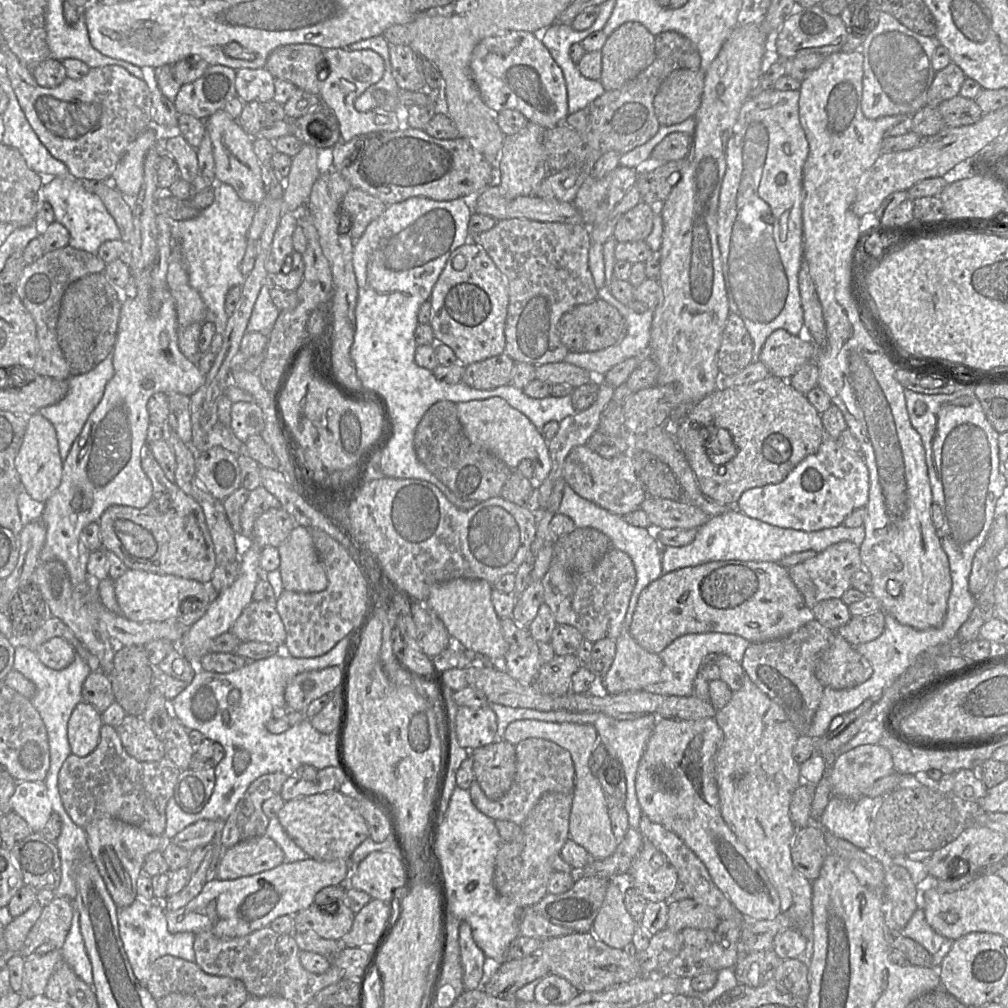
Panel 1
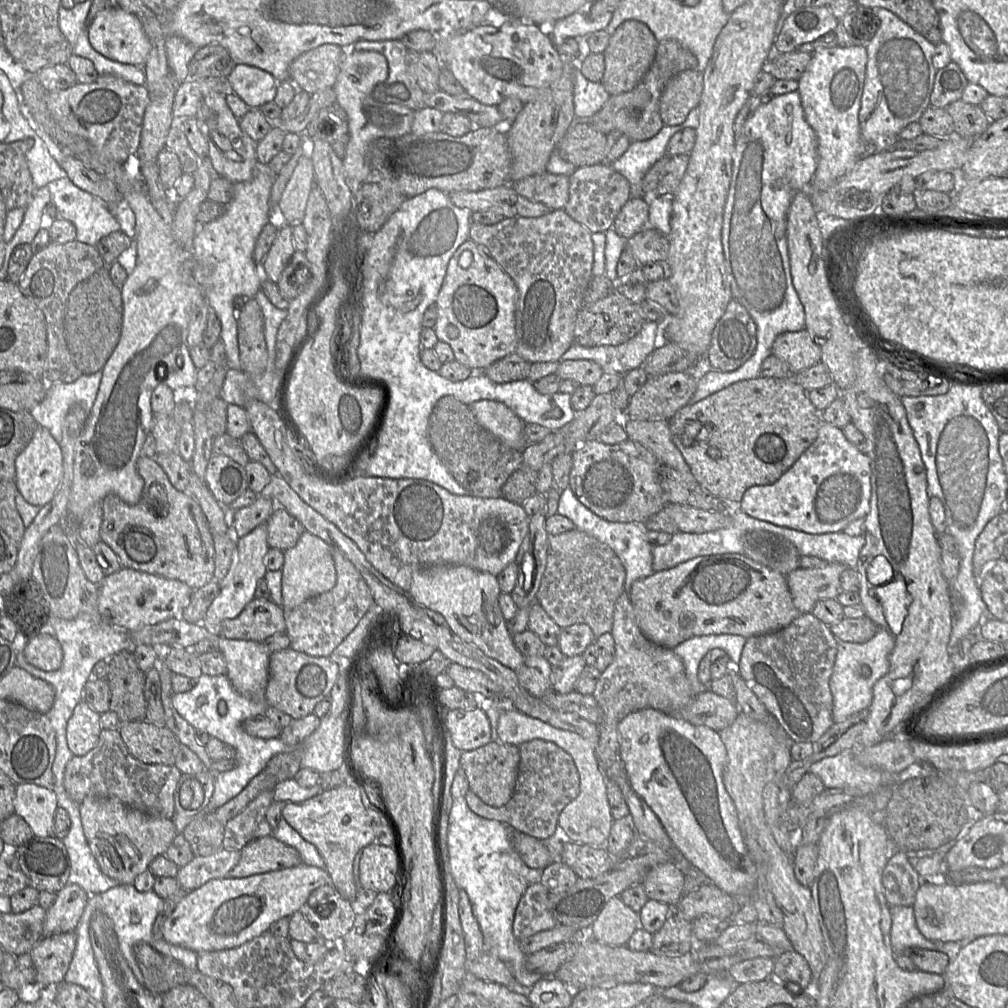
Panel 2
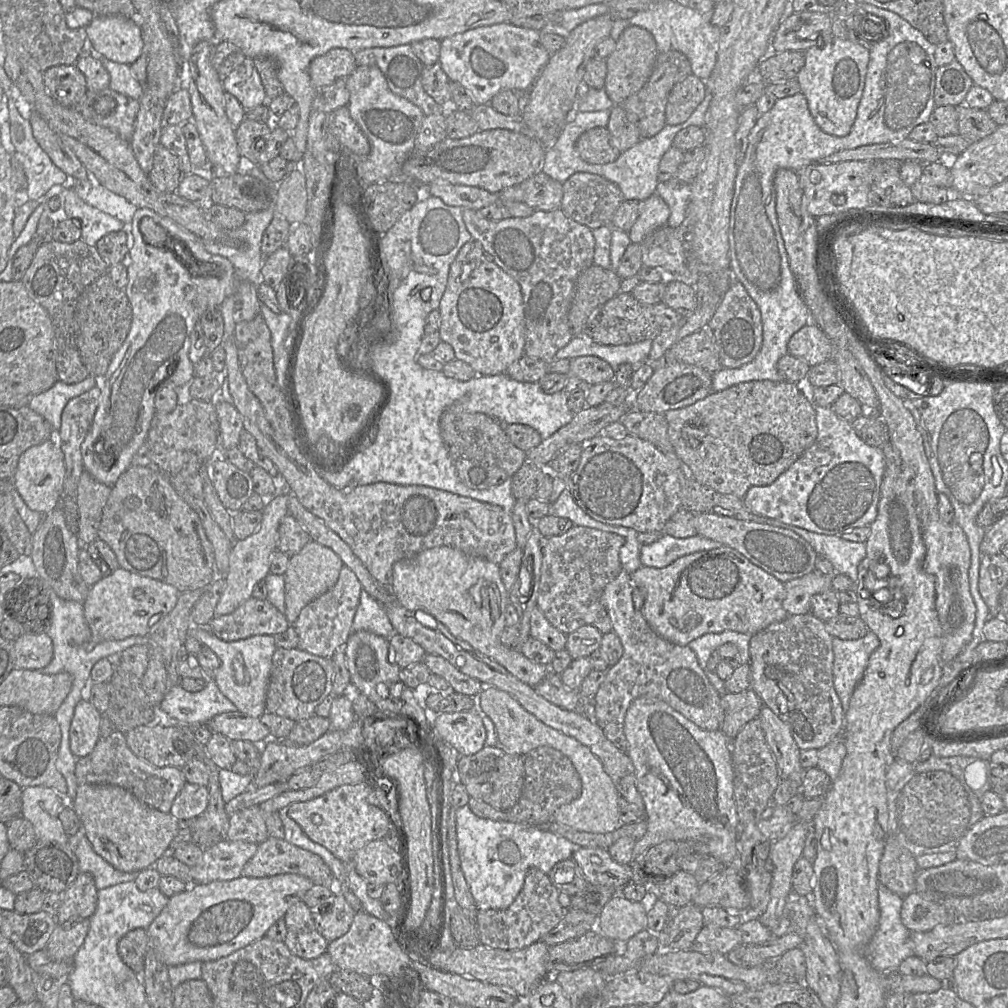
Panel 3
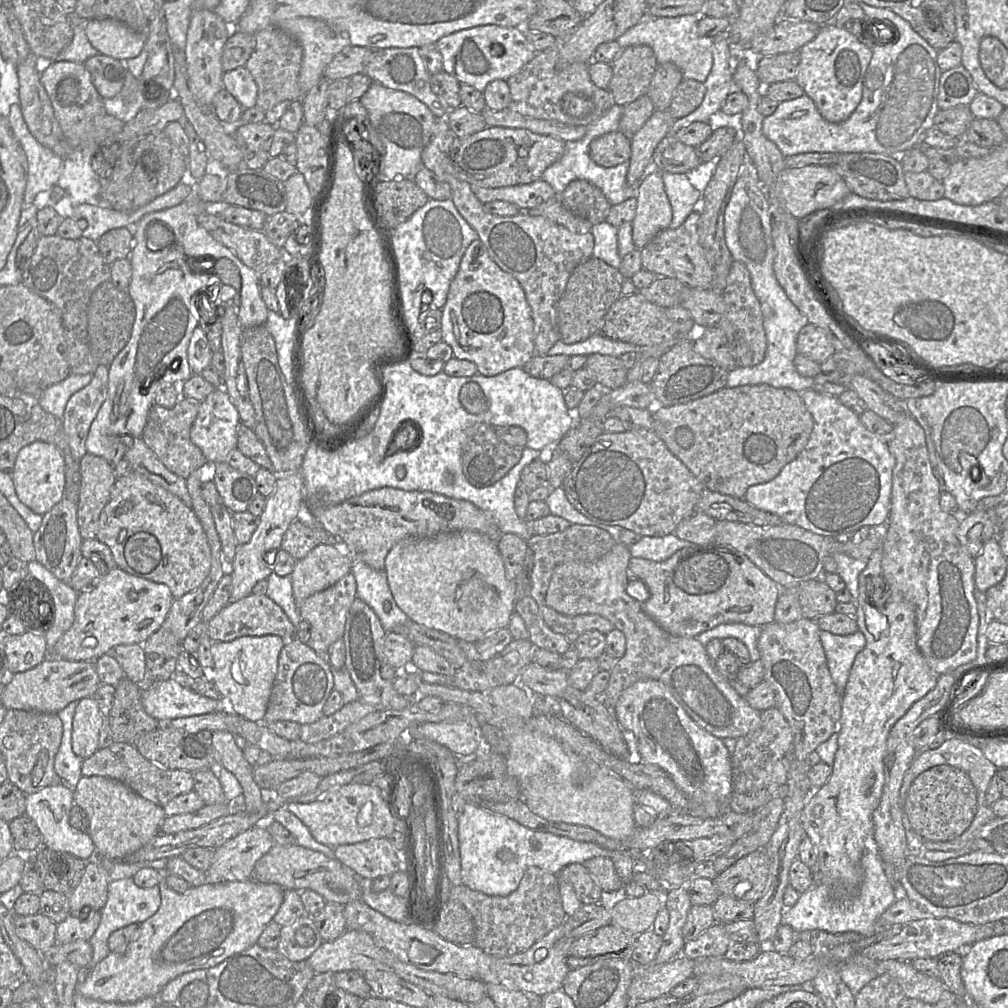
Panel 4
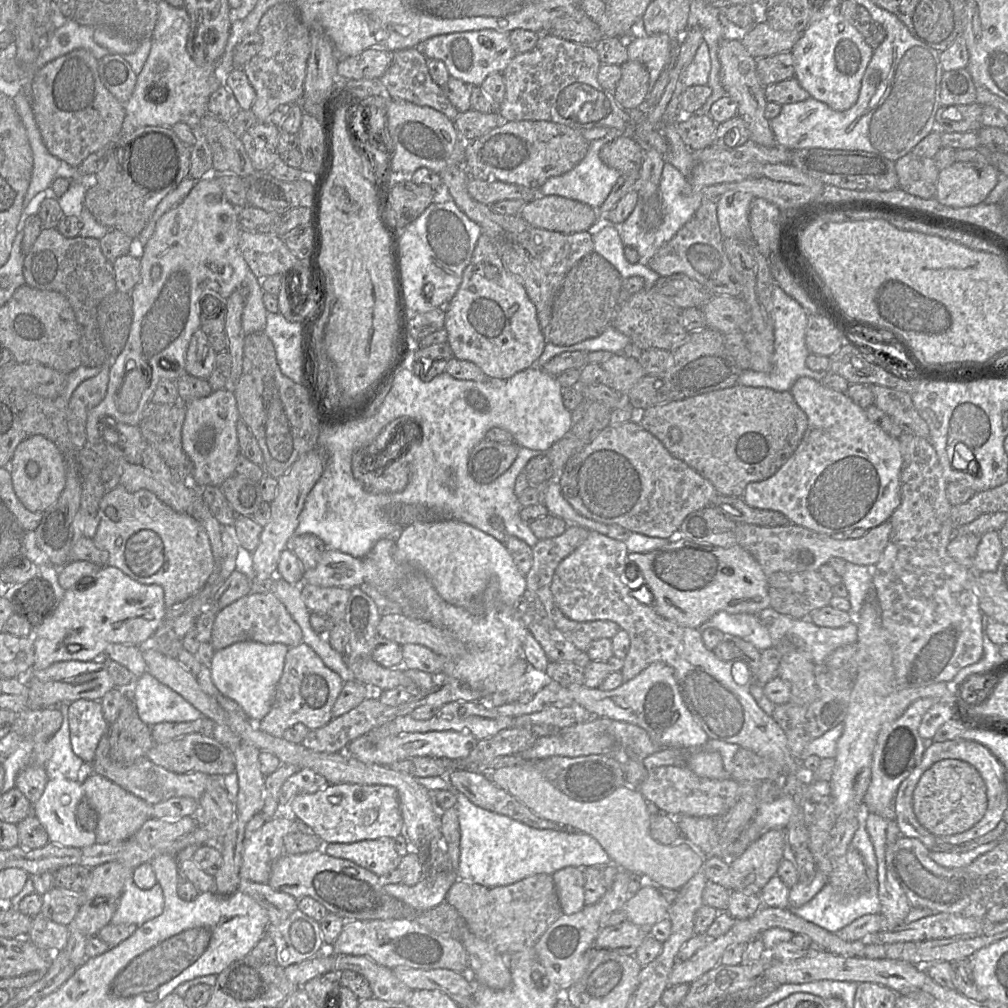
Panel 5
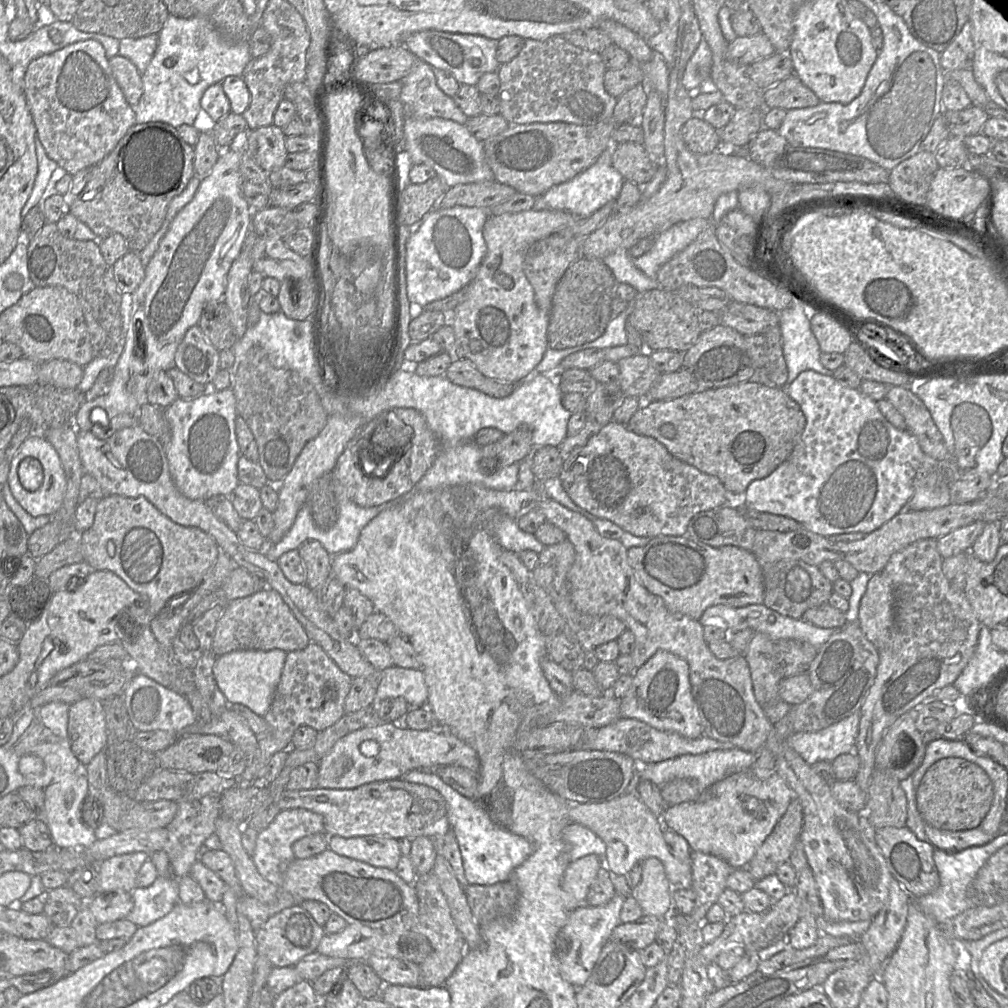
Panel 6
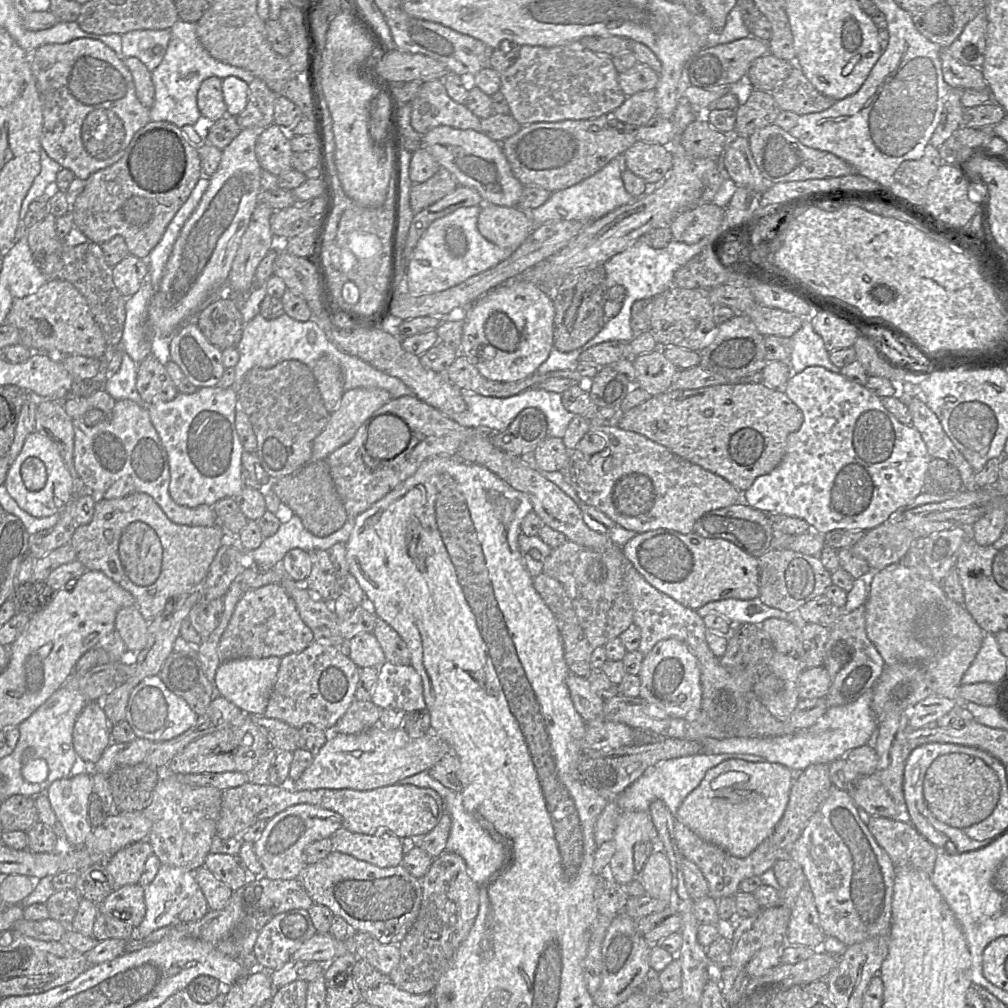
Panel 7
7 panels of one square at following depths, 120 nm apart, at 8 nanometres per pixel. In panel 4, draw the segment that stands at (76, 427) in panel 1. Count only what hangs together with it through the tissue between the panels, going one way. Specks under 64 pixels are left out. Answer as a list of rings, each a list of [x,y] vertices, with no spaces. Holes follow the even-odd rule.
[[[70,374],[64,380],[46,387],[36,398],[37,403],[48,413],[62,418],[66,404],[70,397],[87,386],[93,378],[93,374]]]

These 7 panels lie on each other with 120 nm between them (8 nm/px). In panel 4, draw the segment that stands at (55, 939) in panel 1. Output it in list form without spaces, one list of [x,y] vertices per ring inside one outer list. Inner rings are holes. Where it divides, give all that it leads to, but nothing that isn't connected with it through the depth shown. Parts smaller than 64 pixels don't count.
[[[91,859],[78,886],[69,894],[70,913],[81,911],[84,907],[90,911],[101,911],[108,897],[110,878],[105,866]]]

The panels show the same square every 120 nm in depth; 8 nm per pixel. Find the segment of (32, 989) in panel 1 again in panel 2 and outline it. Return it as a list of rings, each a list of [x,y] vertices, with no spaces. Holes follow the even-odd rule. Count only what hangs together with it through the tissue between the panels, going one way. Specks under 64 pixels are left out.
[[[74,932],[56,934],[51,937],[41,939],[31,950],[30,955],[37,971],[37,984],[47,991],[52,990],[51,996],[54,998],[55,988],[64,981],[65,975],[71,964],[76,948],[76,935]]]

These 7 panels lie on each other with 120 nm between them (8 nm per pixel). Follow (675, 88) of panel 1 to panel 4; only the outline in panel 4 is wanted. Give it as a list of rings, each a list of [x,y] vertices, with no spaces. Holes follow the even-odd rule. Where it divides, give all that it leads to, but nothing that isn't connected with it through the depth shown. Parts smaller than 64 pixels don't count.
[[[683,79],[674,91],[668,111],[674,120],[687,116],[701,103],[706,93],[705,85],[693,79]]]

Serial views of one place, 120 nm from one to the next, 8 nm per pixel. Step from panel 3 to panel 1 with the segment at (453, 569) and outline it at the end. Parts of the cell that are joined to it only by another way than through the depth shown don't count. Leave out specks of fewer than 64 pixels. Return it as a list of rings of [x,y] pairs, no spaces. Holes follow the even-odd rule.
[[[458,578],[431,586],[425,606],[444,623],[453,643],[490,661],[503,661],[511,646],[504,639],[501,619],[491,598],[493,584],[482,579]]]

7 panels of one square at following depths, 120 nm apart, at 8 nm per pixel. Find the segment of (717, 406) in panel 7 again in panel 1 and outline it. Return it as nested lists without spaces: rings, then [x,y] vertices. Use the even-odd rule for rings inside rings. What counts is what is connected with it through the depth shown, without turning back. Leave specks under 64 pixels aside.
[[[773,375],[750,384],[718,387],[691,406],[685,417],[674,425],[673,435],[702,492],[719,504],[734,507],[745,491],[782,482],[803,459],[818,451],[826,437],[821,414],[806,395],[794,389],[787,379]],[[708,419],[714,421],[715,428],[709,435]],[[694,422],[702,423],[697,429],[697,442],[692,427]],[[714,433],[718,435],[713,441]],[[722,444],[726,447],[719,450]],[[727,446],[735,446],[736,450],[732,453]],[[710,450],[725,454],[724,459],[730,455],[730,461],[713,463]]]

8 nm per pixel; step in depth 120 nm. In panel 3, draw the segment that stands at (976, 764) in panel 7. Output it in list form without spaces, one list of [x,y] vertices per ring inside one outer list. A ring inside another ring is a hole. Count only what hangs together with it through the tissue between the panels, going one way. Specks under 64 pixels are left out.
[[[945,771],[916,774],[898,793],[899,830],[907,840],[927,848],[959,841],[970,827],[970,804],[962,784]]]

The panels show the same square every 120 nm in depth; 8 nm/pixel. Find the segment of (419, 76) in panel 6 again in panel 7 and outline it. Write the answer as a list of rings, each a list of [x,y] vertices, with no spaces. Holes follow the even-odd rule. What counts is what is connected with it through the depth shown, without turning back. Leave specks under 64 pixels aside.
[[[440,79],[422,83],[411,105],[411,125],[421,135],[441,125],[463,130],[481,129],[481,119],[464,104],[451,99]]]

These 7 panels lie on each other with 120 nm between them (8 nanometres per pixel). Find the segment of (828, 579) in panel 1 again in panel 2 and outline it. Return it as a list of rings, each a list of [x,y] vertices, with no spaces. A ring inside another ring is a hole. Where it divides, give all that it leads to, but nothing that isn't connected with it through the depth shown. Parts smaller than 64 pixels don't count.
[[[828,563],[821,568],[797,568],[789,573],[787,585],[794,606],[800,613],[811,613],[818,601],[836,599],[840,594],[840,577],[846,567]]]

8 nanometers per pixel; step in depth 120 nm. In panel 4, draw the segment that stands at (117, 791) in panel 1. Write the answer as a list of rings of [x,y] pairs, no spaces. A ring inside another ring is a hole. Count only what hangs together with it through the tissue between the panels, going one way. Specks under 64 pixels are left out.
[[[113,742],[108,747],[98,748],[93,755],[83,760],[81,772],[83,776],[103,776],[118,780],[143,798],[161,807],[164,807],[174,797],[194,789],[193,773],[187,770],[163,768],[147,760],[131,743]]]

